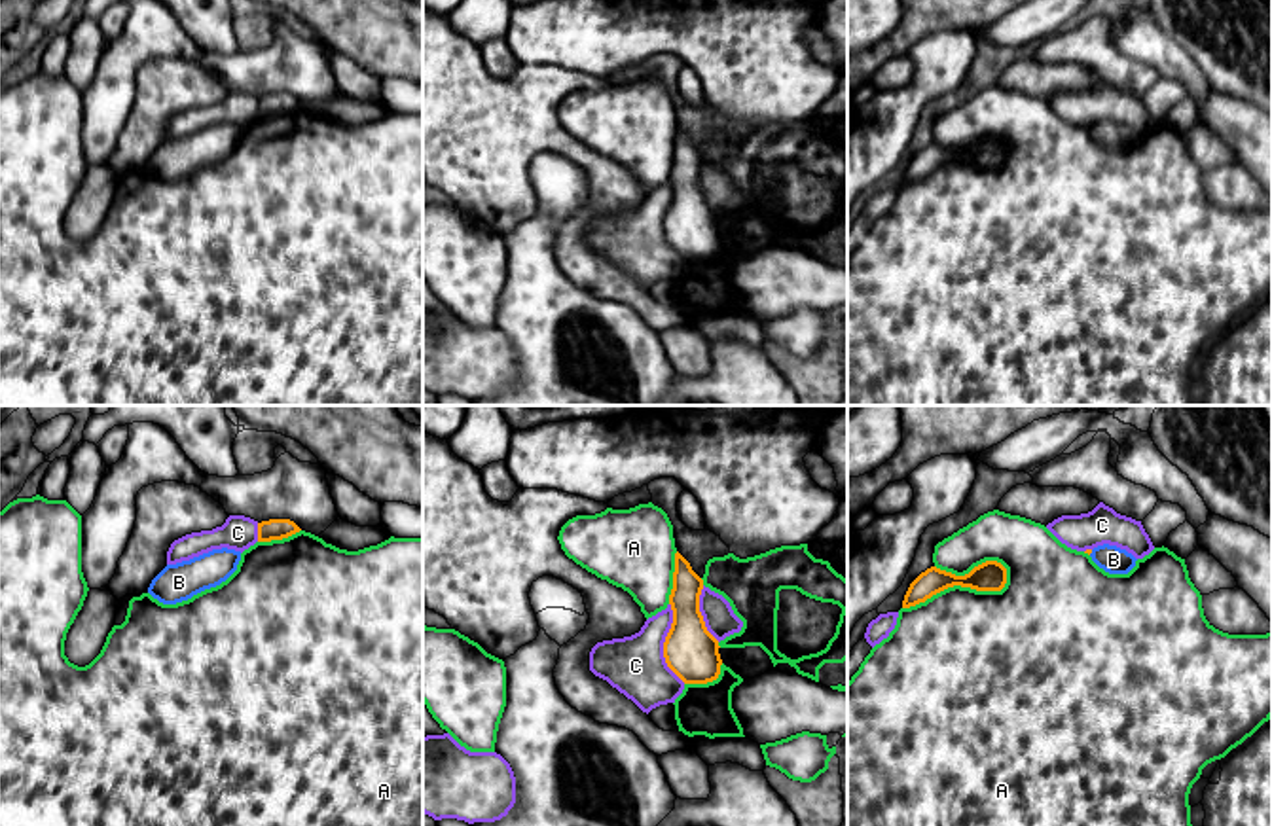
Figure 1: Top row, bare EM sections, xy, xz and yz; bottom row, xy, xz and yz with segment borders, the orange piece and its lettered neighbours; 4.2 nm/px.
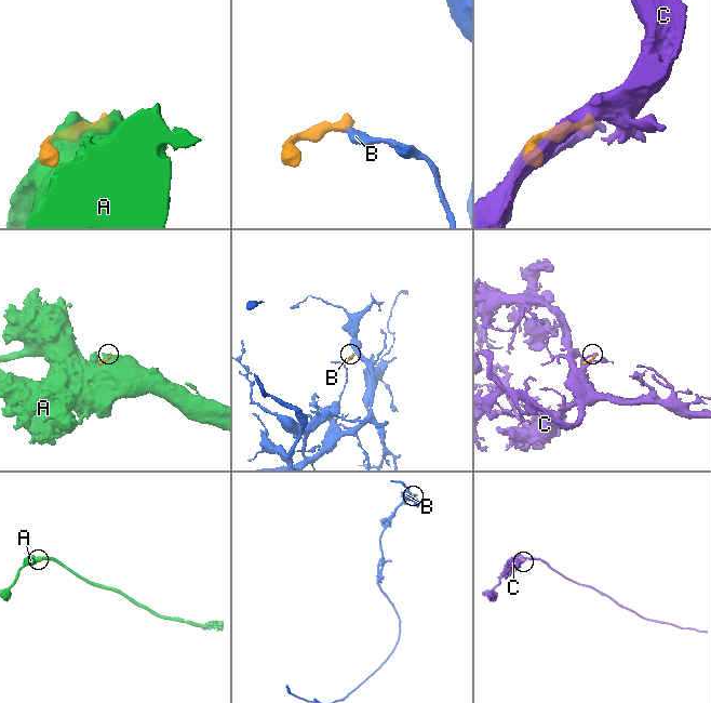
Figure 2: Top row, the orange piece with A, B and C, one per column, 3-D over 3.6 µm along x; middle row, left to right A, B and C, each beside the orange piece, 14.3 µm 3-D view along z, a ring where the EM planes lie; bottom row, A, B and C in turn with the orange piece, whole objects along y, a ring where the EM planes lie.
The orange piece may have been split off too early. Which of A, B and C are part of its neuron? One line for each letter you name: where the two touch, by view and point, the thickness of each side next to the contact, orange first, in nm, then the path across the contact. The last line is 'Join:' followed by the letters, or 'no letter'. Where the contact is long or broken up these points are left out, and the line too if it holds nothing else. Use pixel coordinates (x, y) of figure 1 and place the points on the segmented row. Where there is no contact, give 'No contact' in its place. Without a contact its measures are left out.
Join: no letter

